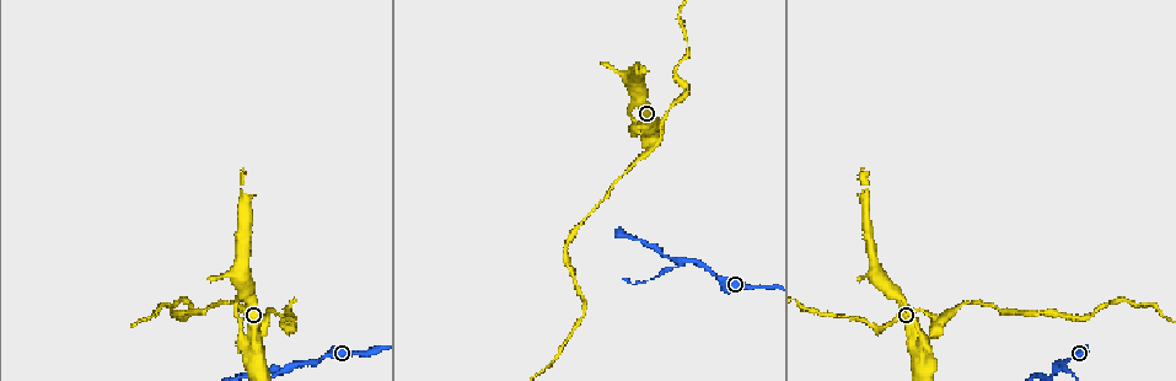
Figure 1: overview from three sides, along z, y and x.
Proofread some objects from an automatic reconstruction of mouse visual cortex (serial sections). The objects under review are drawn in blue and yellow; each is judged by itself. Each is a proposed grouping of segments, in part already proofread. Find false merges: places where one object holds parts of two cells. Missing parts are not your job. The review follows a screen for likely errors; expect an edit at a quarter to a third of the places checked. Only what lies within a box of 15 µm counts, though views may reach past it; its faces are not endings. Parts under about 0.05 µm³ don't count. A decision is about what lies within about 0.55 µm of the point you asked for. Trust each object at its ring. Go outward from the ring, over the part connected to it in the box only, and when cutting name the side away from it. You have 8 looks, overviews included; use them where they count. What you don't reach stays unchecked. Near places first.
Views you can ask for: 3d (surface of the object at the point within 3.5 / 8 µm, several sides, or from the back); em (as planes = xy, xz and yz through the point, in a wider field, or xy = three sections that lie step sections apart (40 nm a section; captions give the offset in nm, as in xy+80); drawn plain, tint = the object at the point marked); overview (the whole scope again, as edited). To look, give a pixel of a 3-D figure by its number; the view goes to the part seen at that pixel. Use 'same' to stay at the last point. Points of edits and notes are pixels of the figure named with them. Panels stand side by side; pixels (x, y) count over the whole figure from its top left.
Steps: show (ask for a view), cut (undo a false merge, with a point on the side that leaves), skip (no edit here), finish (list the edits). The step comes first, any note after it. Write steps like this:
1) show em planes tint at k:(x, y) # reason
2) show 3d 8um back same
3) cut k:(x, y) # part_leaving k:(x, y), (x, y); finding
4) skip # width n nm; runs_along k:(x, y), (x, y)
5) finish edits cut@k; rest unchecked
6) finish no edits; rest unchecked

show 3d 3.5um at 1:(1063, 368) # three arms meet

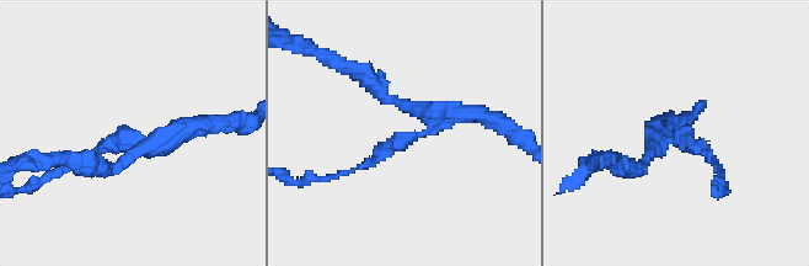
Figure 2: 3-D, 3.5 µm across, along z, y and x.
show em xy step 1 tint at 2:(420, 135) # arms 3; arm_widths 150, 150, 200 nm; need the tissue

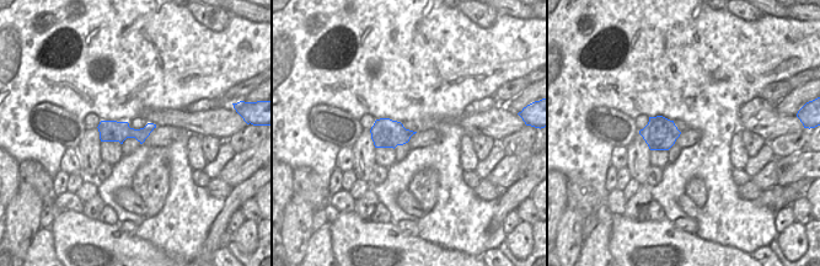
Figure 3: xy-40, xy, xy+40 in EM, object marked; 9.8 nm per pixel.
cut 2:(379, 149) # width 280 nm; border 3:(129, 128), (134, 137); two cells meet here

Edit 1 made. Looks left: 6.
show em planes tint at 1:(638, 84) # a fork

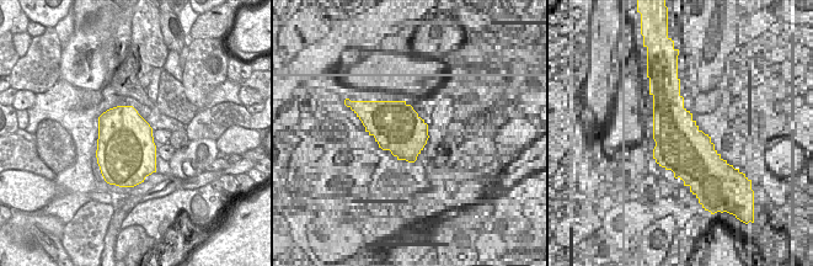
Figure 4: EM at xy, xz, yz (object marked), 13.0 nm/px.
show 3d 3.5um same # see where the arms go

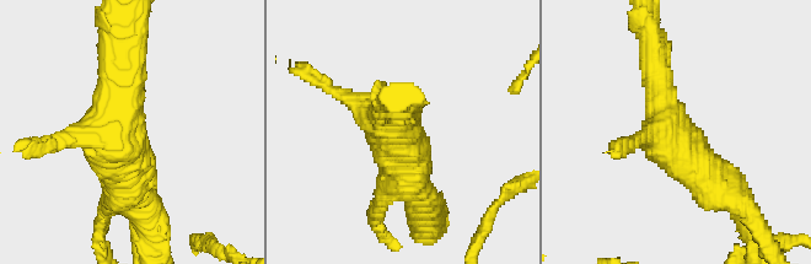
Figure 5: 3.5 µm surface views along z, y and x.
skip # runs_along 5:(725, 184), (671, 135), (653, 46); all the same cell

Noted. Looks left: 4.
show 3d 3.5um at 1:(867, 203) # calibre changes

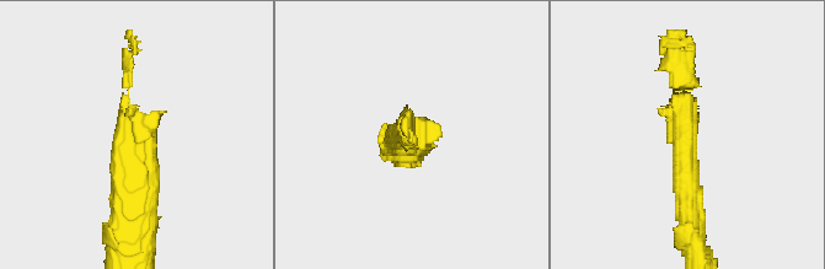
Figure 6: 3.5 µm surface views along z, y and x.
show em xy step 3 tint at 6:(687, 141)

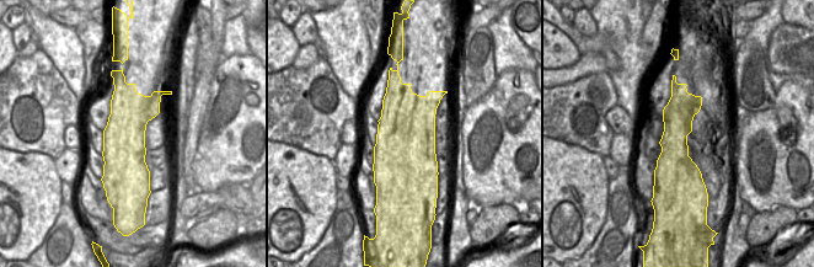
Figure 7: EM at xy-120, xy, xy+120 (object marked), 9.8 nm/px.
skip # runs_along 6:(692, 227), (682, 73), (676, 58); continuous, no second cell

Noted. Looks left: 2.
finish edits cut@2; rest unchecked

